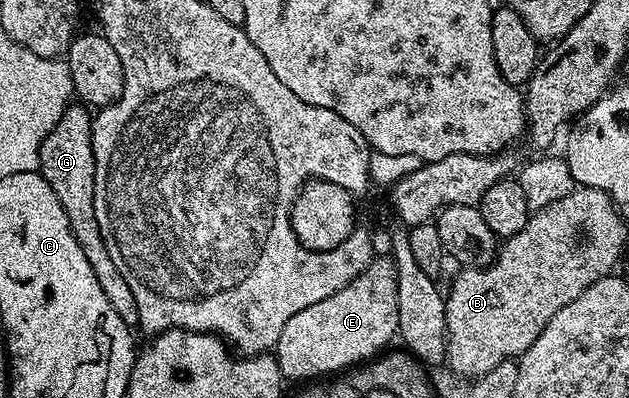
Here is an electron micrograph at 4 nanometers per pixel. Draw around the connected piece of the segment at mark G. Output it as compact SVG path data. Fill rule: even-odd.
M71 104L66 107L64 116L48 132L44 144L40 148L38 170L52 184L52 192L56 192L56 200L64 204L64 212L68 212L68 224L72 228L72 236L76 236L76 244L84 251L88 264L92 264L92 272L96 280L100 280L100 288L104 288L104 296L108 296L108 304L116 308L120 320L127 324L138 321L136 299L132 297L132 288L124 280L124 275L112 264L112 255L104 244L104 236L100 236L100 228L96 224L96 164L92 156L92 114L85 105Z

